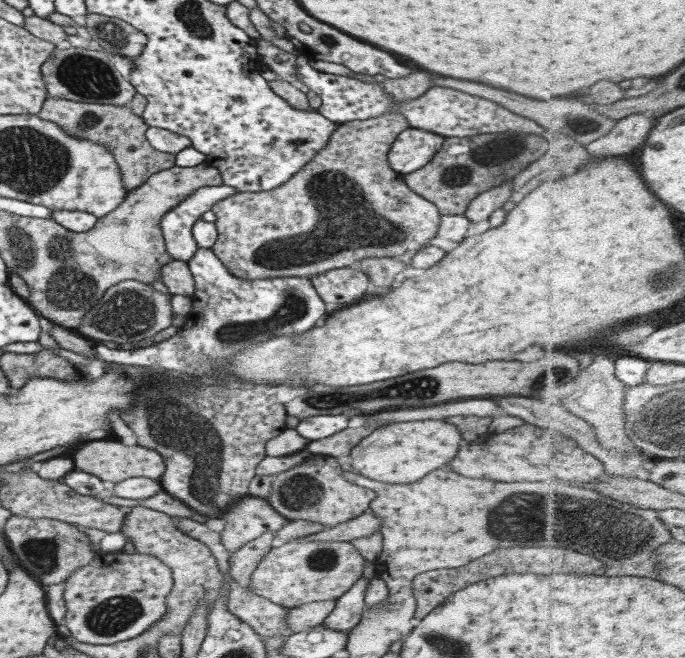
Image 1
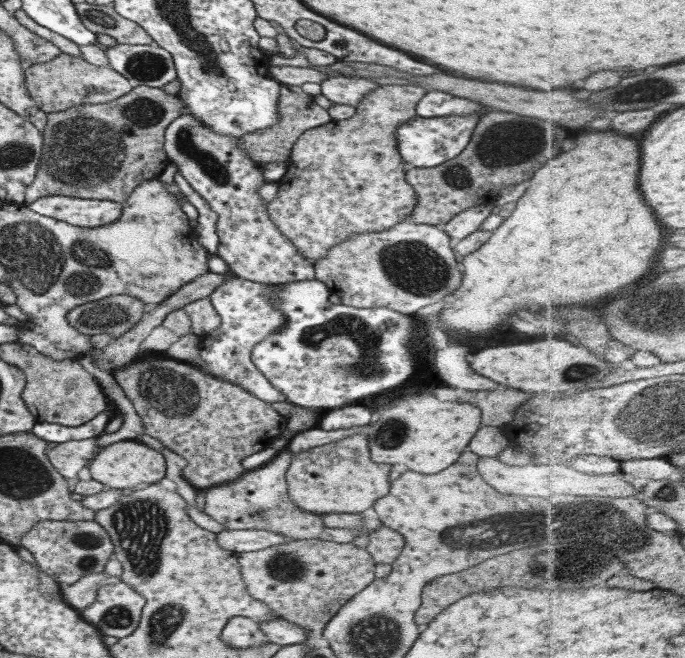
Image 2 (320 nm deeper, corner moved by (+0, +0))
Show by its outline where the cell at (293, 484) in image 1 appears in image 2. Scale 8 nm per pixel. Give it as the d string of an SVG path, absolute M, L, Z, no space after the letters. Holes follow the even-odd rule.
M359 433L294 453L287 470L284 472L284 479L286 480L286 492L289 498L301 510L320 515L329 513L353 514L363 512L370 506L374 506L373 500L387 494L387 490L389 490L389 480L387 480L389 470L391 470L391 466L375 464L370 459L366 435Z

